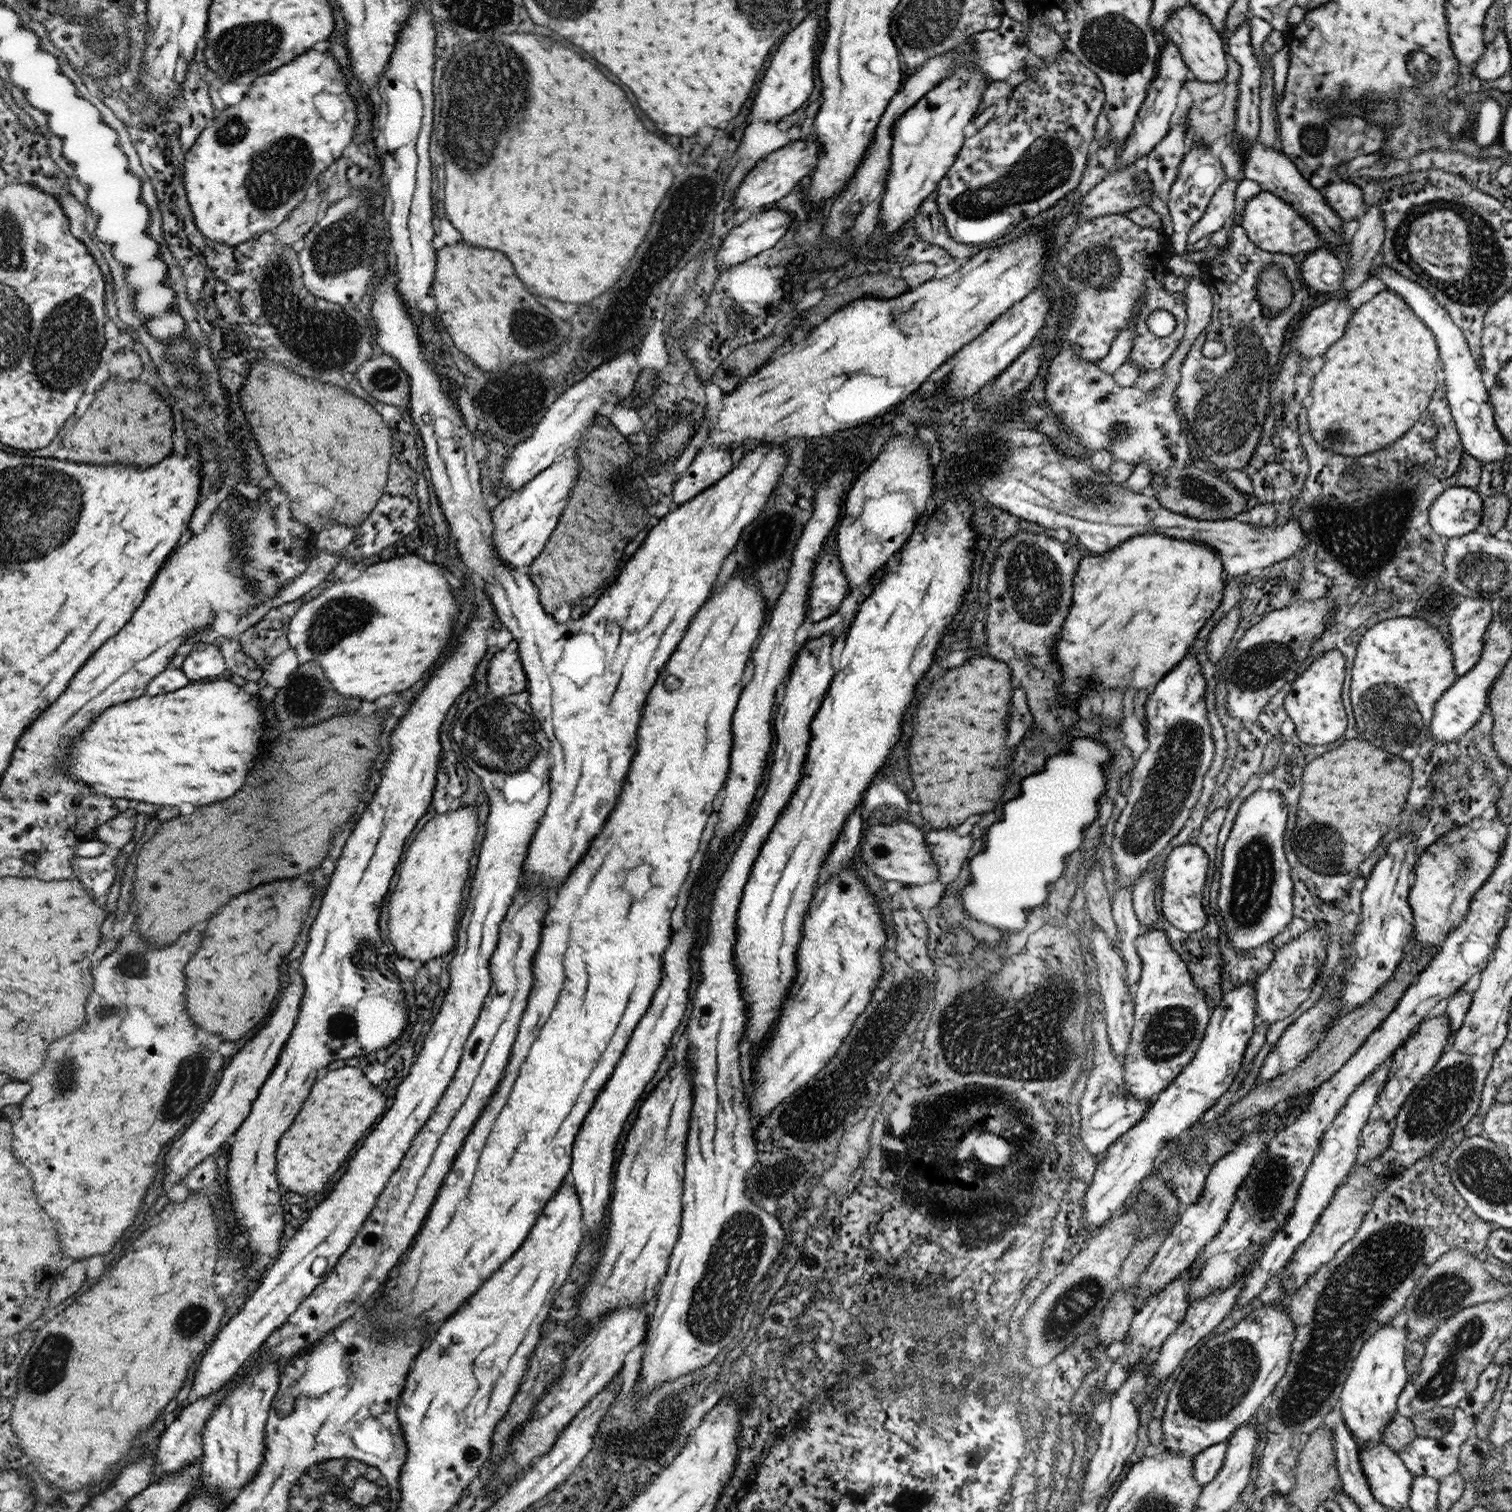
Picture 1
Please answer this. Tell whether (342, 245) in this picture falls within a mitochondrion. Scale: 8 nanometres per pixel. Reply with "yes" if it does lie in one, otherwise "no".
yes

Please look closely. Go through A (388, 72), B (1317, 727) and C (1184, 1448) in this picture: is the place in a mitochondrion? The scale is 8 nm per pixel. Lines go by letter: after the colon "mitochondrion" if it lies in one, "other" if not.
A: other
B: other
C: other

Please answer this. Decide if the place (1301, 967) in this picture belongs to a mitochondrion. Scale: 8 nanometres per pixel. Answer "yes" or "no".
yes

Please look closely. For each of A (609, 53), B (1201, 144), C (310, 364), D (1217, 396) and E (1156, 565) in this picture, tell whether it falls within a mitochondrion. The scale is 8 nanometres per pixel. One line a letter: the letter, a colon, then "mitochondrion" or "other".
A: other
B: other
C: mitochondrion
D: mitochondrion
E: other

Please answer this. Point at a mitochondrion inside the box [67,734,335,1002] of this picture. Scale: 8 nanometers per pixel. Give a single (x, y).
(133, 964)

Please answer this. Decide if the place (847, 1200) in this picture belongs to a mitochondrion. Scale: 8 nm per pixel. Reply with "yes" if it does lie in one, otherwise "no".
no

